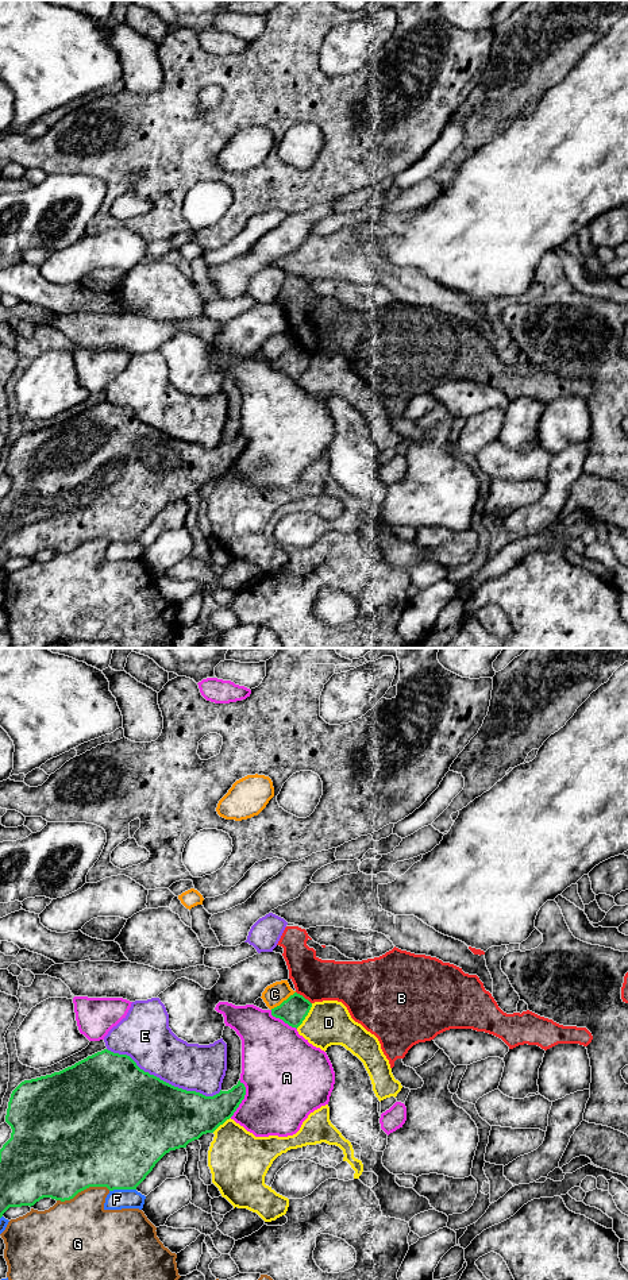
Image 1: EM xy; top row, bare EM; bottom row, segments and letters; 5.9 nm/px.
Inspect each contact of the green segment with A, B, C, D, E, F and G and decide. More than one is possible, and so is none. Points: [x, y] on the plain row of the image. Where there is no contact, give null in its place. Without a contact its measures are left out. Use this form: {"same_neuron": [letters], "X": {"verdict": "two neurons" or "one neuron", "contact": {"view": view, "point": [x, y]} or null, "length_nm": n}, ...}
{"same_neuron": [], "A": {"verdict": "two neurons", "contact": {"view": "xy", "point": [243, 450]}, "length_nm": 240}, "B": {"verdict": "two neurons", "contact": {"view": "xy", "point": [303, 349]}, "length_nm": 120}, "C": {"verdict": "two neurons", "contact": {"view": "xy", "point": [284, 353]}, "length_nm": 190}, "D": {"verdict": "two neurons", "contact": {"view": "xy", "point": [307, 366]}, "length_nm": 180}, "E": {"verdict": "two neurons", "contact": {"view": "xy", "point": [162, 432]}, "length_nm": 750}, "F": {"verdict": "two neurons", "contact": {"view": "xy", "point": [122, 540]}, "length_nm": 160}, "G": {"verdict": "two neurons", "contact": {"view": "xy", "point": [83, 542]}, "length_nm": 320}}

